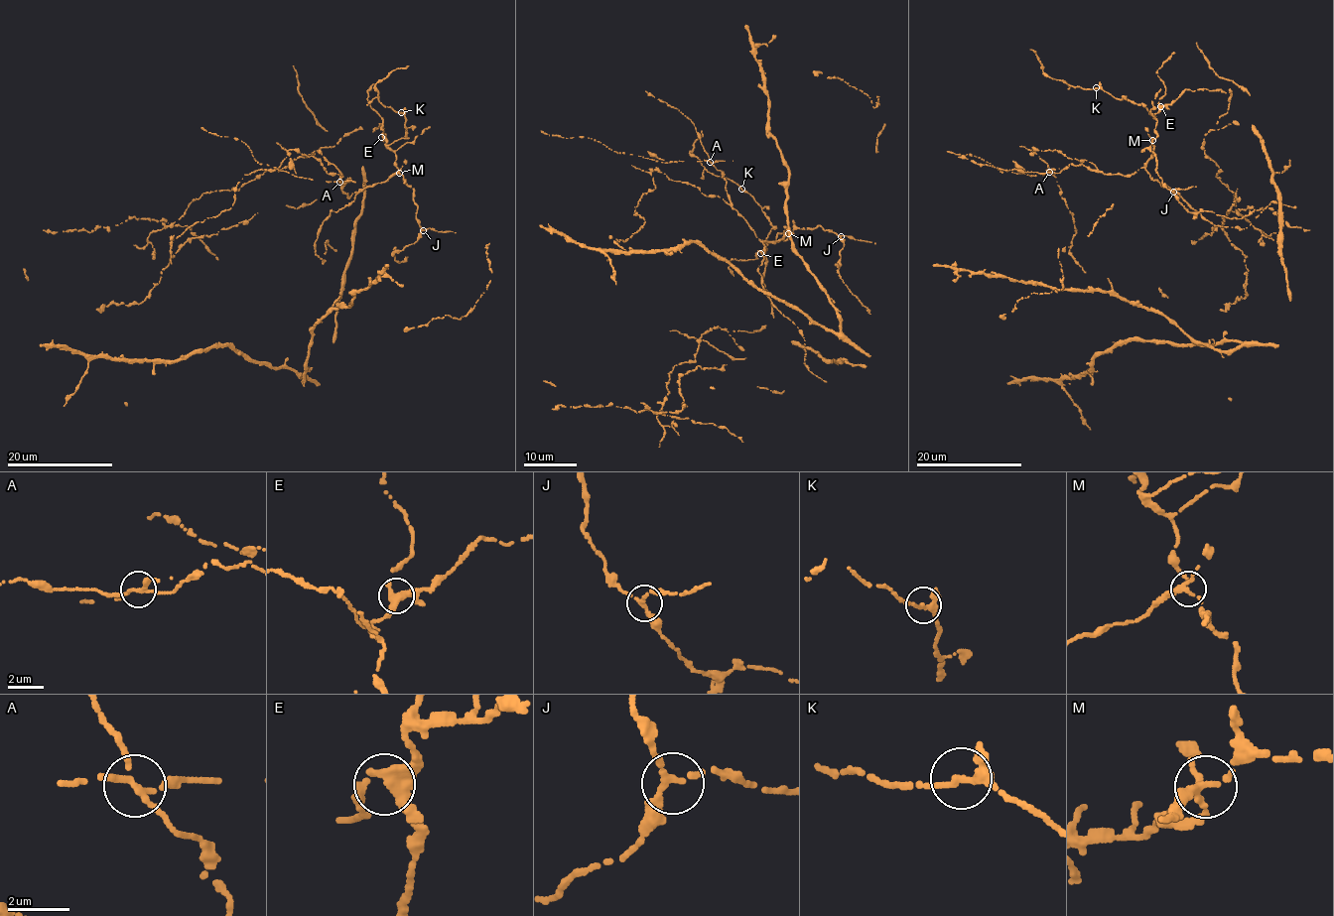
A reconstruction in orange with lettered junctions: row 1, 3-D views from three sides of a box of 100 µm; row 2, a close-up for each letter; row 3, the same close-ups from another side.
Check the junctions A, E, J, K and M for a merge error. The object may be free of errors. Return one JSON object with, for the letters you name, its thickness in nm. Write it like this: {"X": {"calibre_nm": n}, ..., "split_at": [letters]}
{"A": {"calibre_nm": 180}, "split_at": ["A"]}

